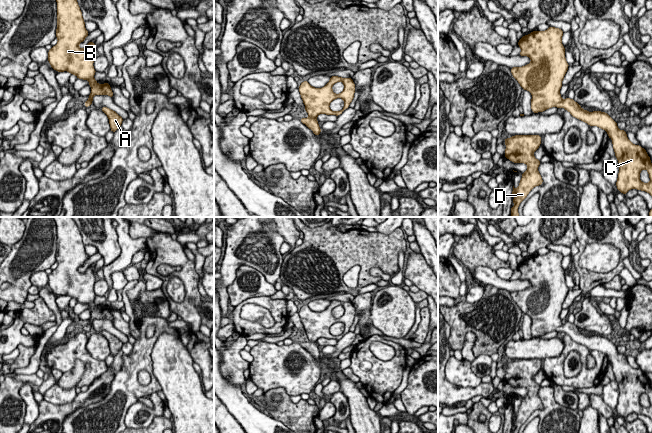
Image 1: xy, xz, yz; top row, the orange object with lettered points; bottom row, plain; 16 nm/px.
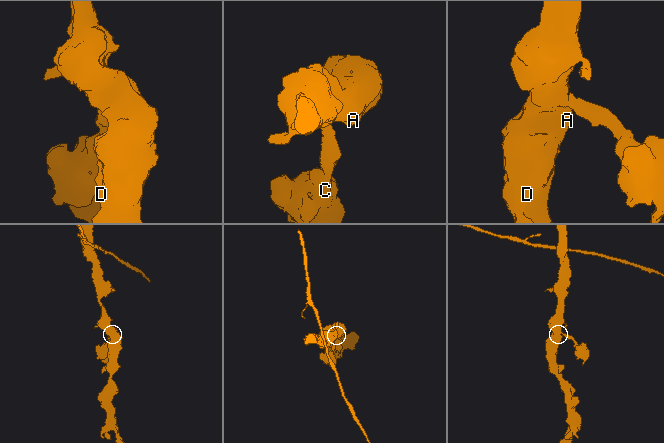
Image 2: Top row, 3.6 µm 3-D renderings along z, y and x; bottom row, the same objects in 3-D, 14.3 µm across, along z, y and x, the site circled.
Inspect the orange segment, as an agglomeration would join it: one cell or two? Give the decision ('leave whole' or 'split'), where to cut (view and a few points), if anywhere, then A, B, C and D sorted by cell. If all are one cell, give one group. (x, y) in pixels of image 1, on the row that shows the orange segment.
leave whole | no cut | A B C D

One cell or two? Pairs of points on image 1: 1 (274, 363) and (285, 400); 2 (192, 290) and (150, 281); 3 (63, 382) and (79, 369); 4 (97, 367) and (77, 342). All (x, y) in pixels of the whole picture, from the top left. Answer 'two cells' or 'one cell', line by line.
1: two cells
2: two cells
3: one cell
4: one cell

